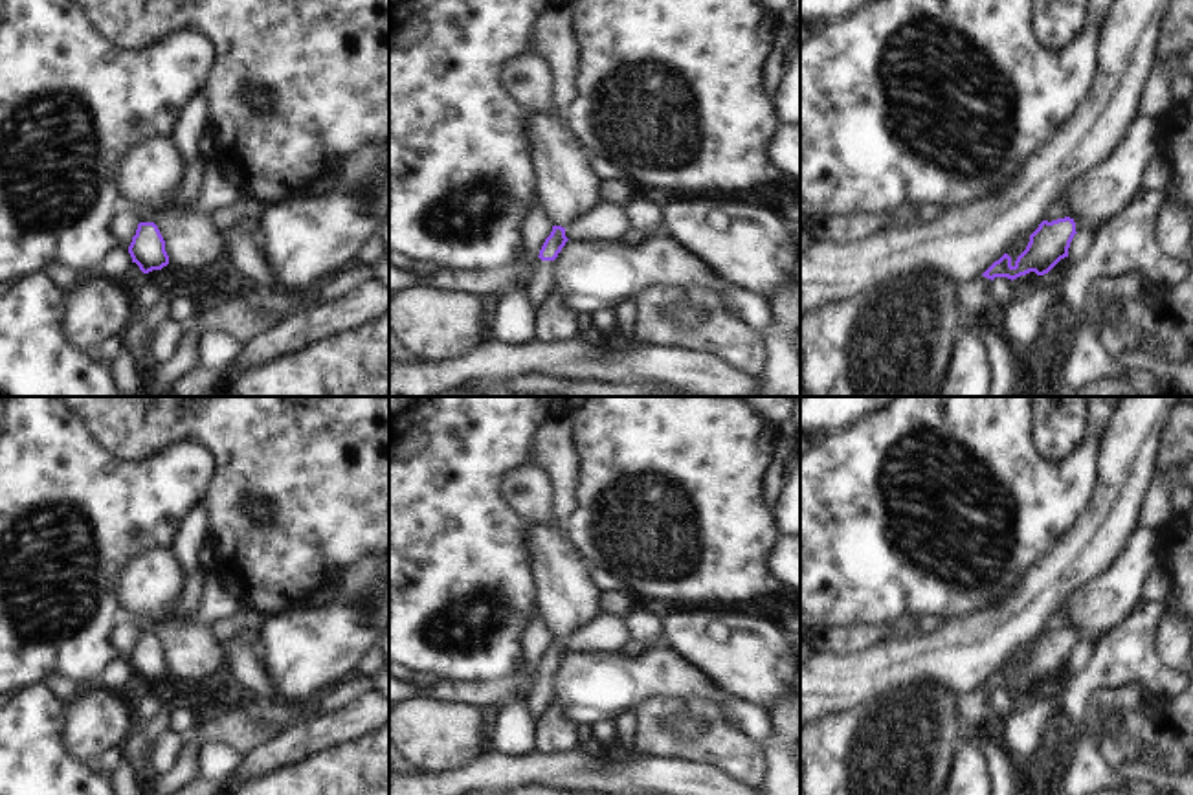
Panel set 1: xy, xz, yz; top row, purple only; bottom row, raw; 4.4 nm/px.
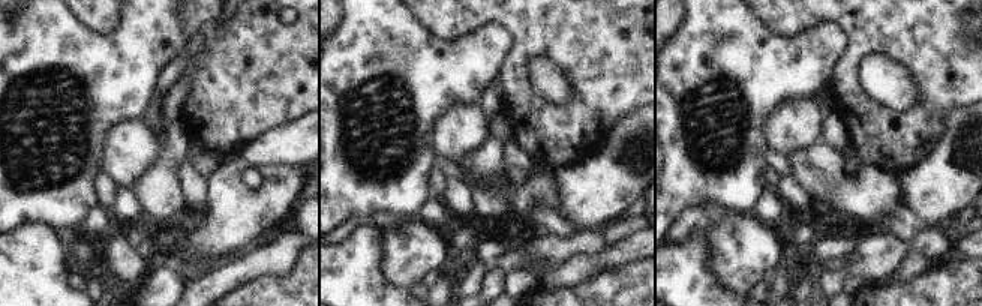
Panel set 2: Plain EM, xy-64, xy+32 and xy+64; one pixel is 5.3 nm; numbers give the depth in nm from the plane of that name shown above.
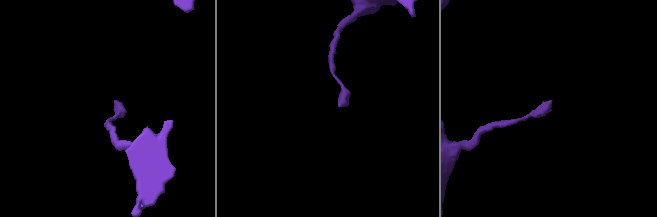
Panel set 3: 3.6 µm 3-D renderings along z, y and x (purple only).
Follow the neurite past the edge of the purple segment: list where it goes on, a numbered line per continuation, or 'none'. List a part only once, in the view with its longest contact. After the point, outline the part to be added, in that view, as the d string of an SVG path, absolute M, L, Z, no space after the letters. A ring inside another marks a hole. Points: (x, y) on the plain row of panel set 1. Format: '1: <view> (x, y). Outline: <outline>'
1: xz (538, 700). Outline: M536 668L532 677L532 690L525 700L527 714L536 722L540 714L551 705L552 672L541 672Z

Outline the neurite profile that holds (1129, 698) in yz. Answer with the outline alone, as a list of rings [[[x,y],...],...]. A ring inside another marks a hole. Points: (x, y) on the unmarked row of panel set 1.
[[[1123,685],[1116,689],[1103,689],[1090,696],[1085,729],[1103,736],[1103,723],[1099,718],[1101,709],[1123,712],[1123,714],[1140,712],[1153,700],[1154,700],[1154,694],[1142,685]]]

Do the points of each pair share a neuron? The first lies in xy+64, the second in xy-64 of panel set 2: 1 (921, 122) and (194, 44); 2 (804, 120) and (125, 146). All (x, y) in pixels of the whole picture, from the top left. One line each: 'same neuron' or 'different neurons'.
1: different neurons
2: same neuron

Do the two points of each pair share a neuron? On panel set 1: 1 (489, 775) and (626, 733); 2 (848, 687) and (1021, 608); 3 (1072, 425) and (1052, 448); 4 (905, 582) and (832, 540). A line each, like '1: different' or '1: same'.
1: different
2: same
3: same
4: same

